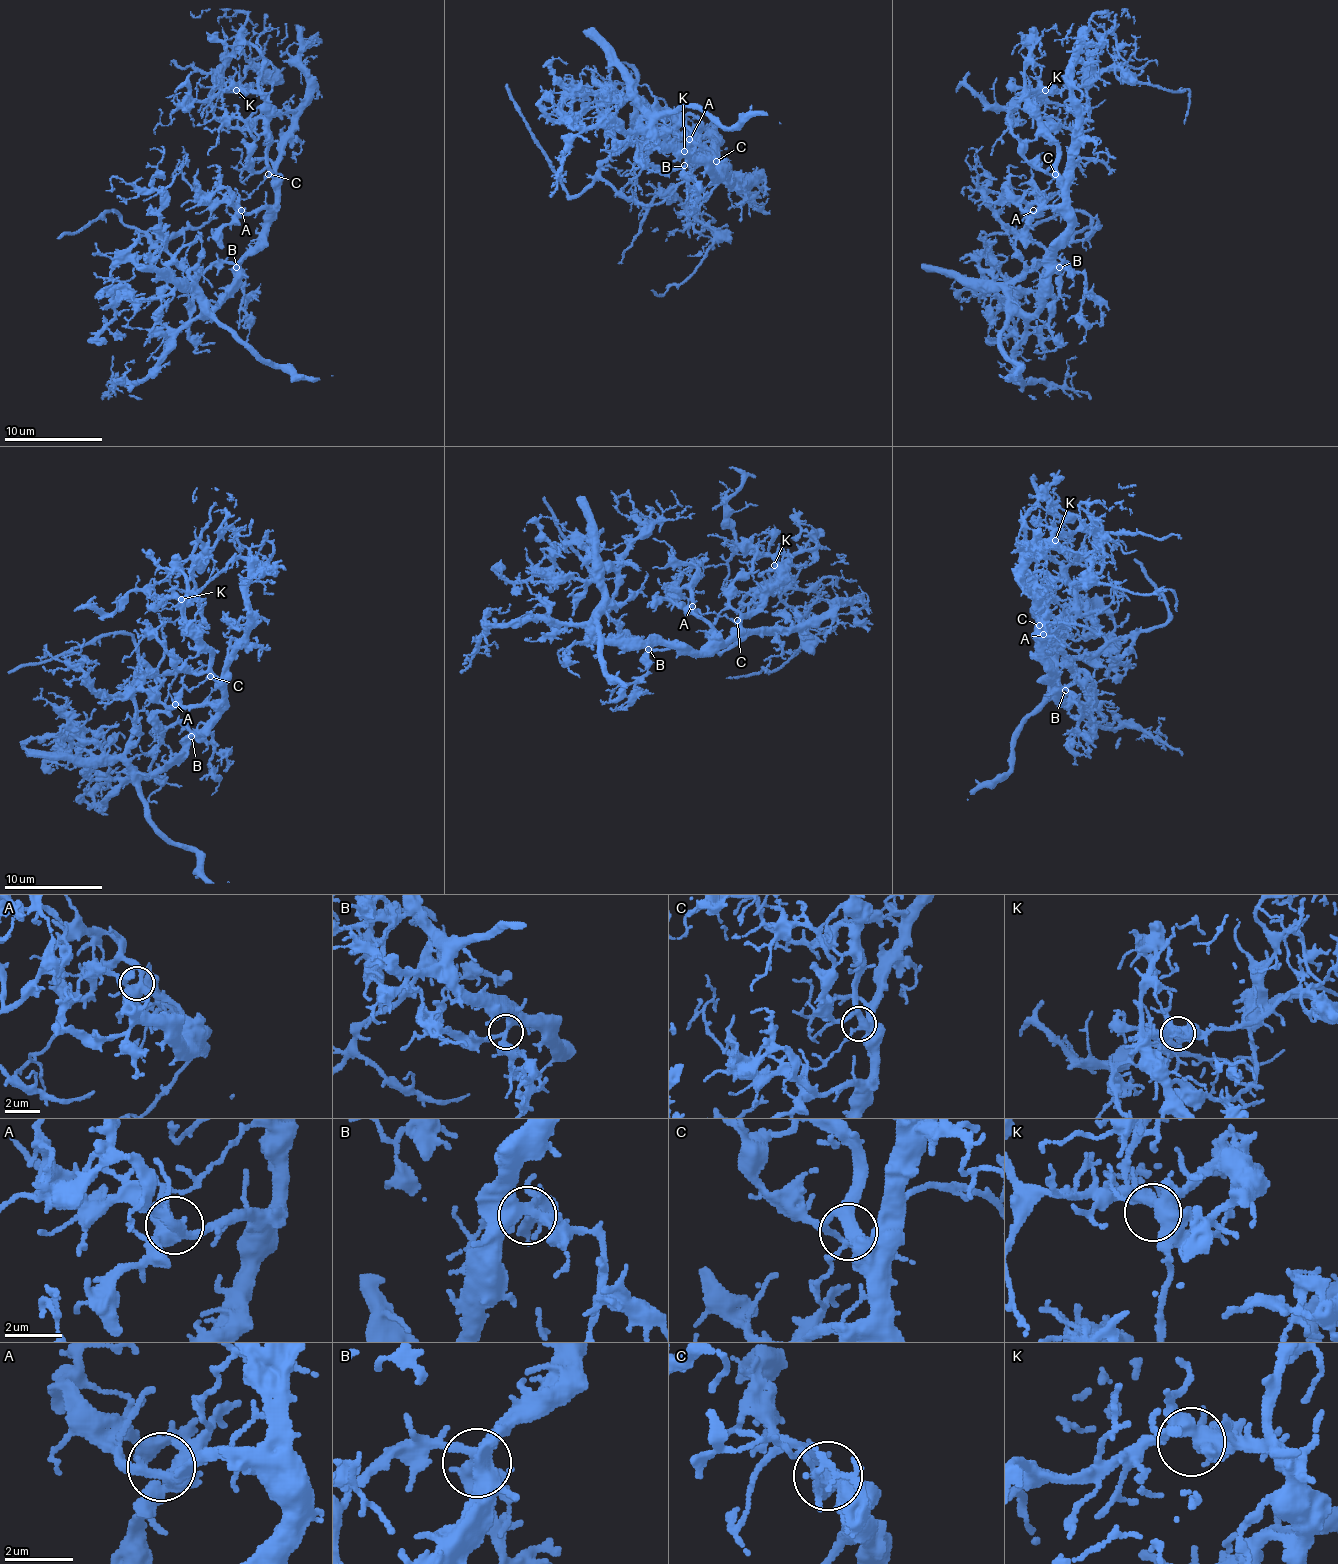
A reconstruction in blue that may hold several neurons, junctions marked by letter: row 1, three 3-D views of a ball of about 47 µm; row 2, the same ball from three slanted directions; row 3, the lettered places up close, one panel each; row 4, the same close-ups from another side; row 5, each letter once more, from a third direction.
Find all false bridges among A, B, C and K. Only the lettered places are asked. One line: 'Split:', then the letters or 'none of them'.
Split: none of them

